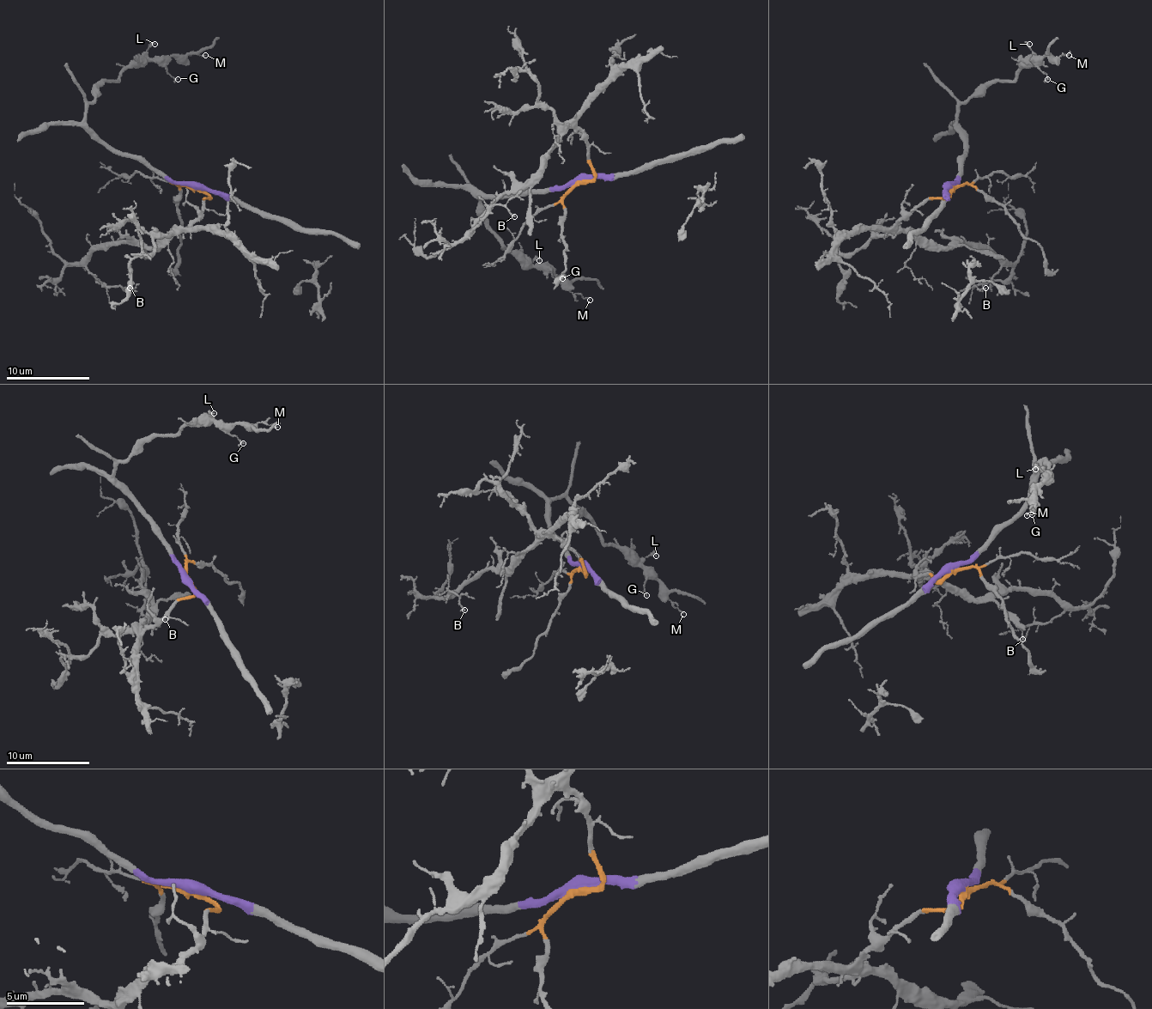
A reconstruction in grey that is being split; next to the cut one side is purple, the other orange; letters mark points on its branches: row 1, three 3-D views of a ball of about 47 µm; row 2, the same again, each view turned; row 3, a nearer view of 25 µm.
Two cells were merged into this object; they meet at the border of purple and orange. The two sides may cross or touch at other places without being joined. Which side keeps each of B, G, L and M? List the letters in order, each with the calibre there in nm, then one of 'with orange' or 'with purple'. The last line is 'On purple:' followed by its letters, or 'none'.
B: 150 nm | with orange
G: 160 nm | with purple
L: 220 nm | with purple
M: 120 nm | with purple
On purple: G, L, M

